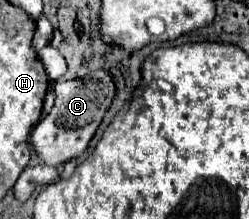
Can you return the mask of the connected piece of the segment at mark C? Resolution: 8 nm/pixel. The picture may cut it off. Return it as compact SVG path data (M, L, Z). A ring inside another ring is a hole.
M97 70L87 74L85 78L77 78L71 82L55 82L55 104L53 110L39 120L39 124L31 132L31 144L39 156L41 164L61 166L73 156L85 152L91 136L103 120L105 110L115 96L115 84L105 70Z

